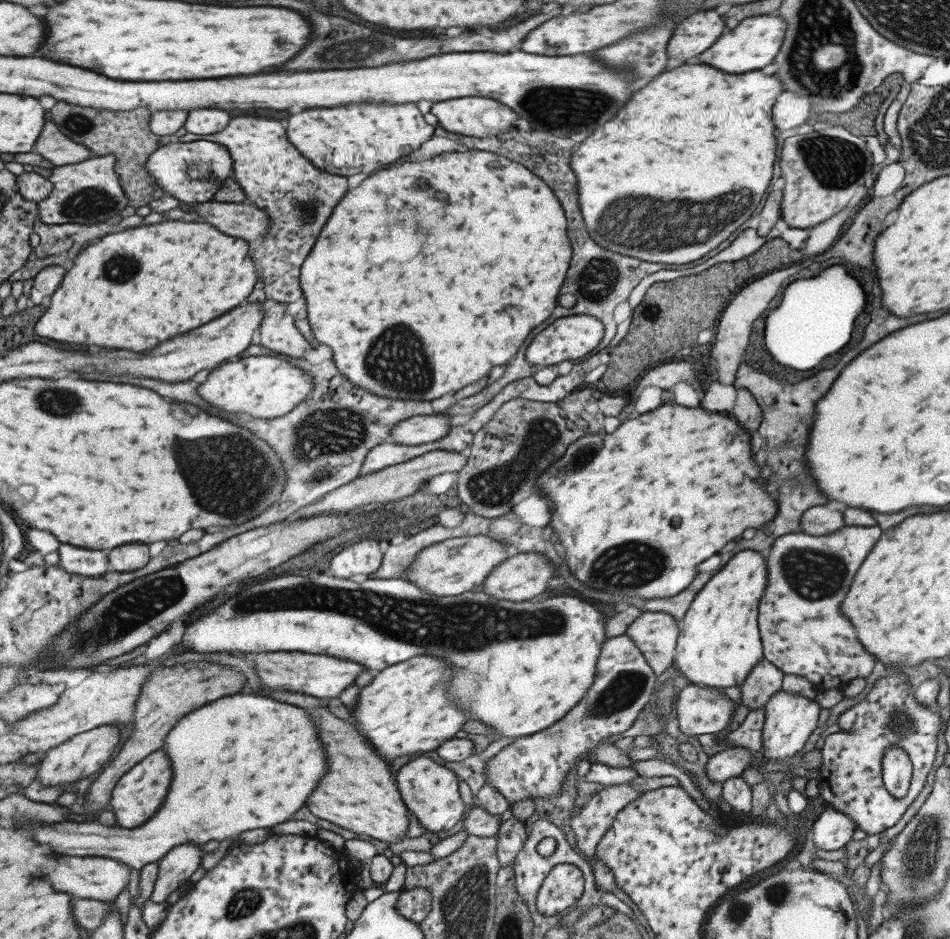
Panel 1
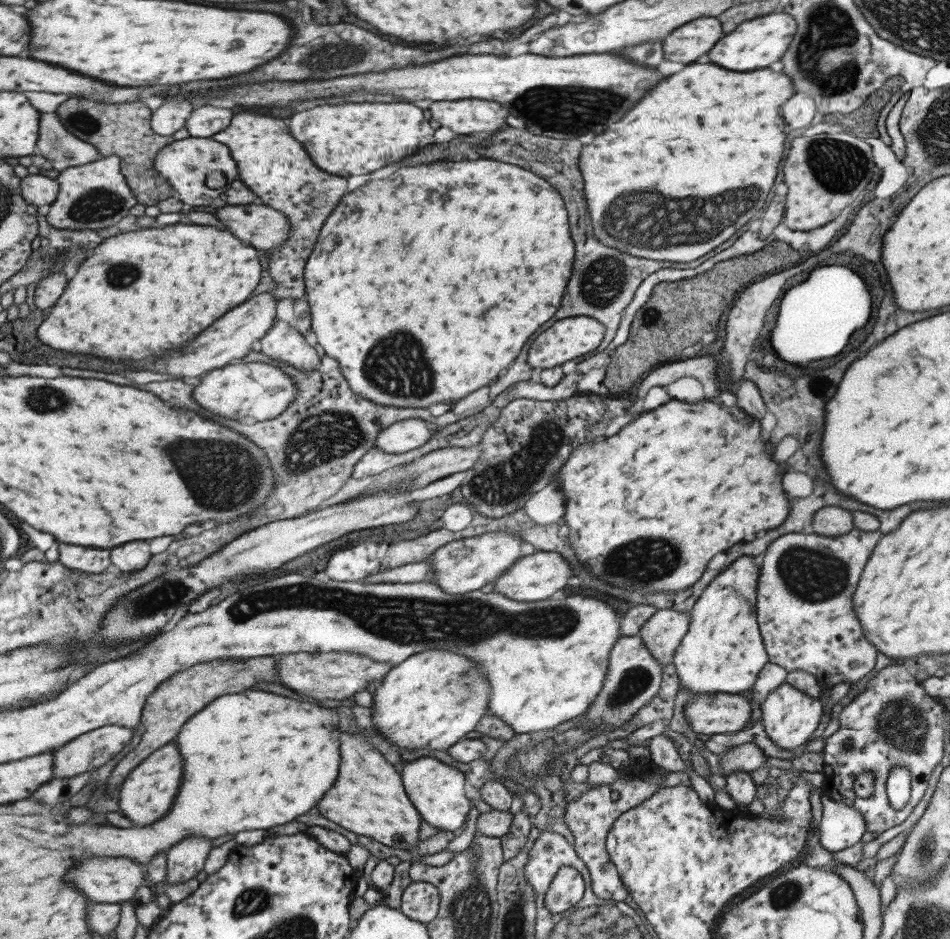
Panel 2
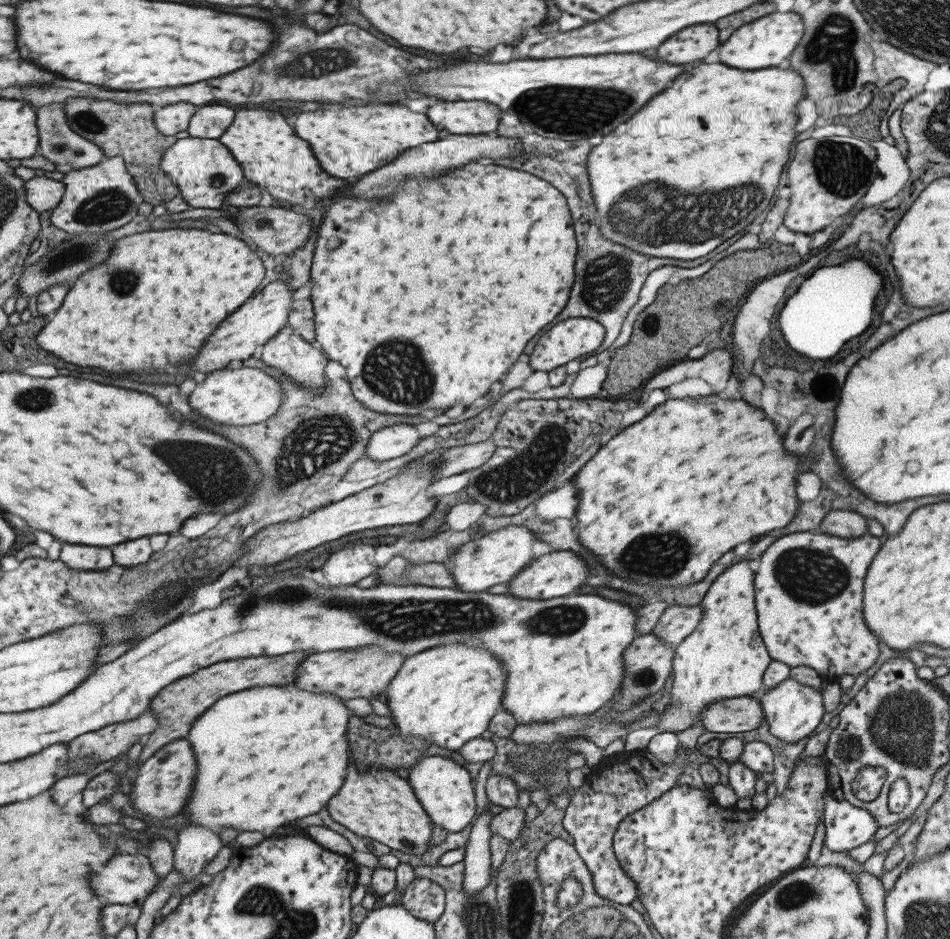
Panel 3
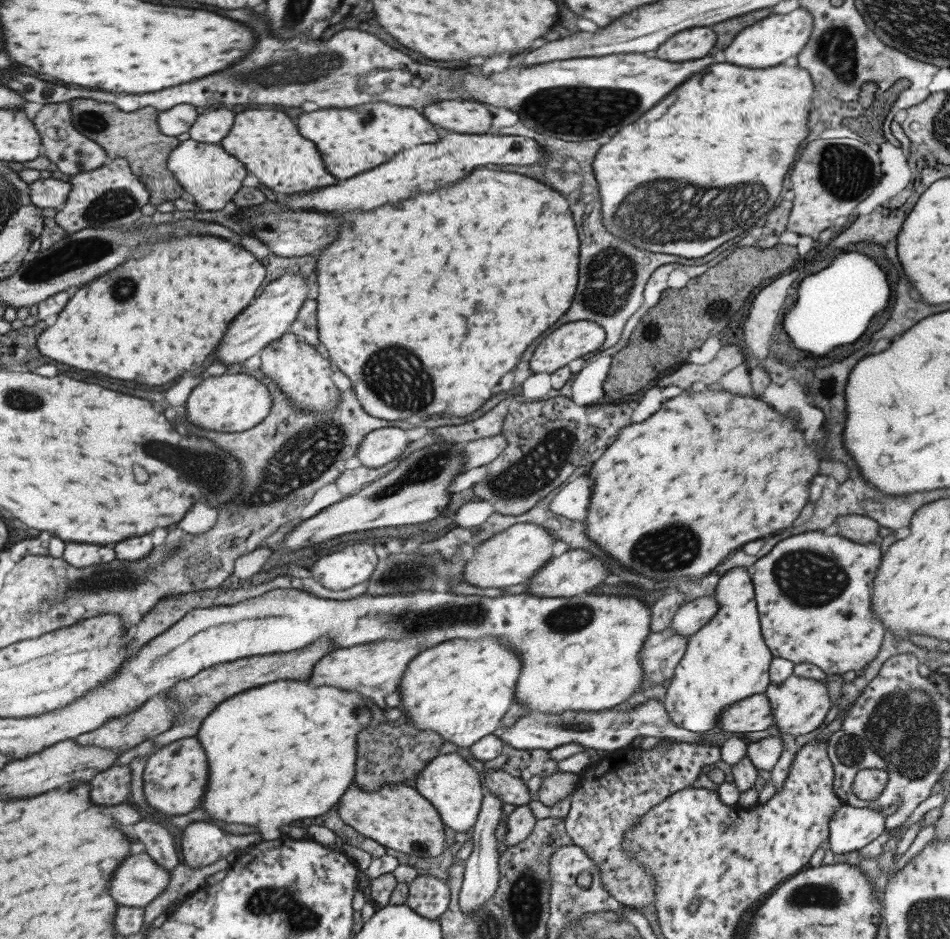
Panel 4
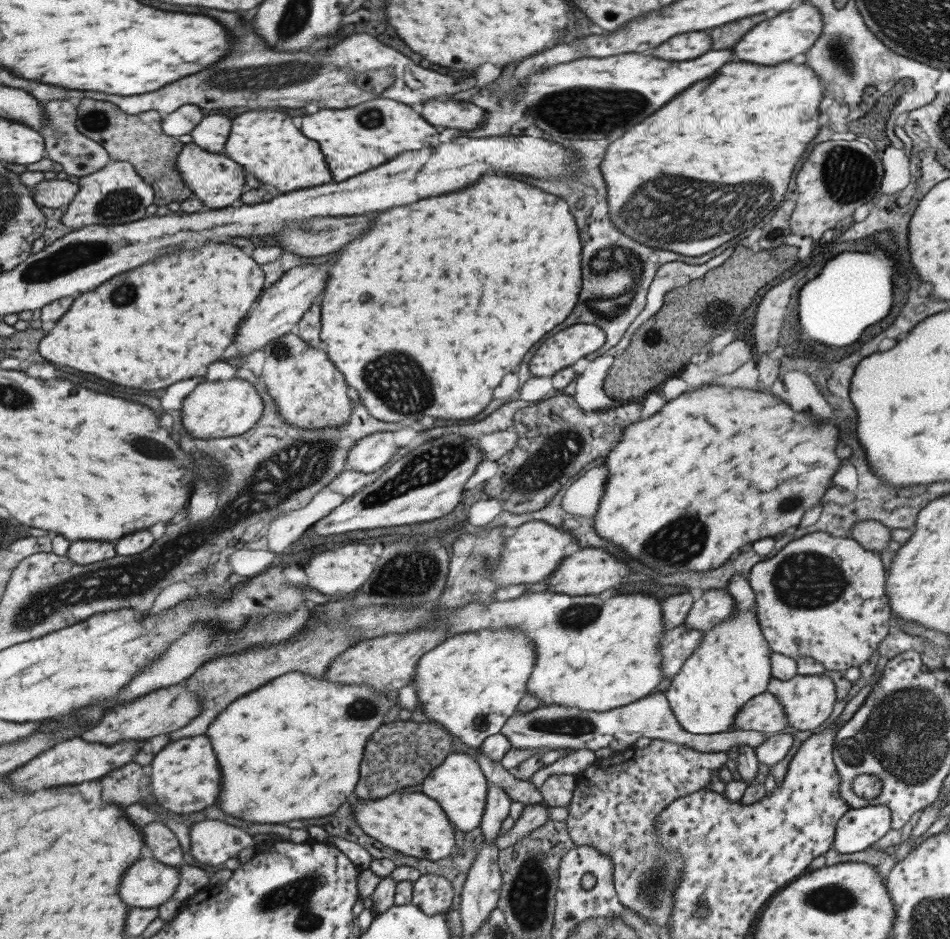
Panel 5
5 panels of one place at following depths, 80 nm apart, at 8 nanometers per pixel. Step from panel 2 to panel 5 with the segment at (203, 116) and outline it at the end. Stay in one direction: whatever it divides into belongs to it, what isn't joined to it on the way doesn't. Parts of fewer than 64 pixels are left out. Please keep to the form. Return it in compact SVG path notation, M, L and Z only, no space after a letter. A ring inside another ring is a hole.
M221 114L205 115L191 129L191 142L207 152L223 153L223 142L229 134L229 120Z

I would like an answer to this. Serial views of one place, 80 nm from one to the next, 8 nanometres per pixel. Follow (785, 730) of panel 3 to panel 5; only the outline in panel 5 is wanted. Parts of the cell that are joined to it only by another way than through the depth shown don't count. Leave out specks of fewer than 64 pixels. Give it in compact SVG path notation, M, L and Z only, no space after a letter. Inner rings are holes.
M793 676L791 680L779 681L769 678L766 692L773 695L781 707L787 720L787 727L795 731L813 730L821 725L831 714L833 705L836 703L835 687L830 678L819 676Z

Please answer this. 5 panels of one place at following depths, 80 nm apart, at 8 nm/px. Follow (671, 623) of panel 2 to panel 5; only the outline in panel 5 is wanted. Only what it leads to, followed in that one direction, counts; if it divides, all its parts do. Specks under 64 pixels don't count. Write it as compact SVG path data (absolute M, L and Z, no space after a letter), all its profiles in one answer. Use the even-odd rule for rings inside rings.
M711 589L695 595L682 624L693 630L709 630L734 611L734 602L724 589Z

